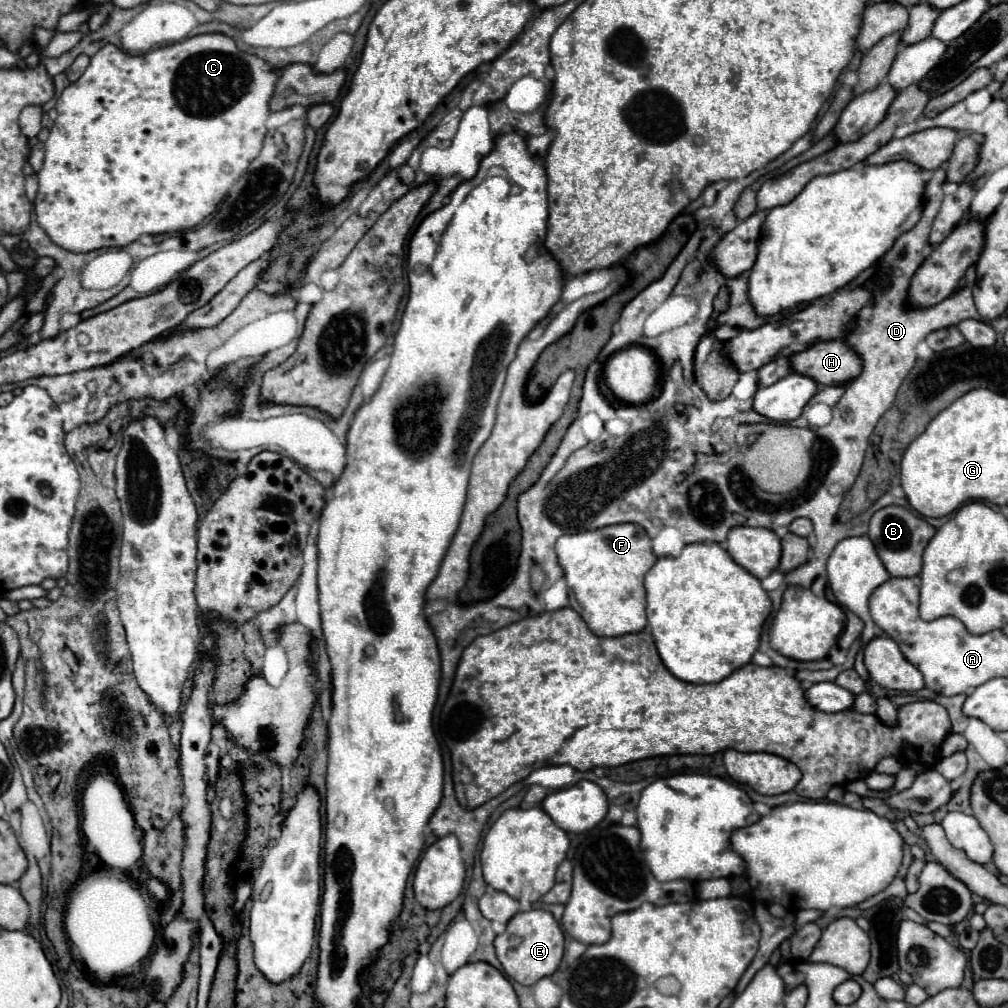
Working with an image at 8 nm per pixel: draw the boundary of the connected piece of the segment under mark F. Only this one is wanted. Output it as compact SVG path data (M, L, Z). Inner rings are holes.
M618 523L600 527L596 531L582 531L574 535L562 535L556 545L558 563L564 569L564 579L568 587L572 587L582 611L582 619L590 627L592 633L598 637L620 637L628 633L638 633L646 627L646 589L644 589L644 575L650 567L658 561L652 551L652 543L644 527L636 523Z

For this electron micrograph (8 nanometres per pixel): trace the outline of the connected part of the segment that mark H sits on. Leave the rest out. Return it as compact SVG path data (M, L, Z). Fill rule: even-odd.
M846 339L820 341L792 357L796 373L812 377L820 385L844 385L860 375L860 357Z

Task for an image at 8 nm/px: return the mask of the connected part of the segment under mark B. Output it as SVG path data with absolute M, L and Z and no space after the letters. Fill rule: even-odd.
M890 505L890 507L884 507L872 515L868 537L872 539L878 557L882 559L886 571L892 577L914 577L922 569L922 551L924 551L932 531L934 529L930 529L924 523L924 519L918 517L916 513L912 513L904 507Z

